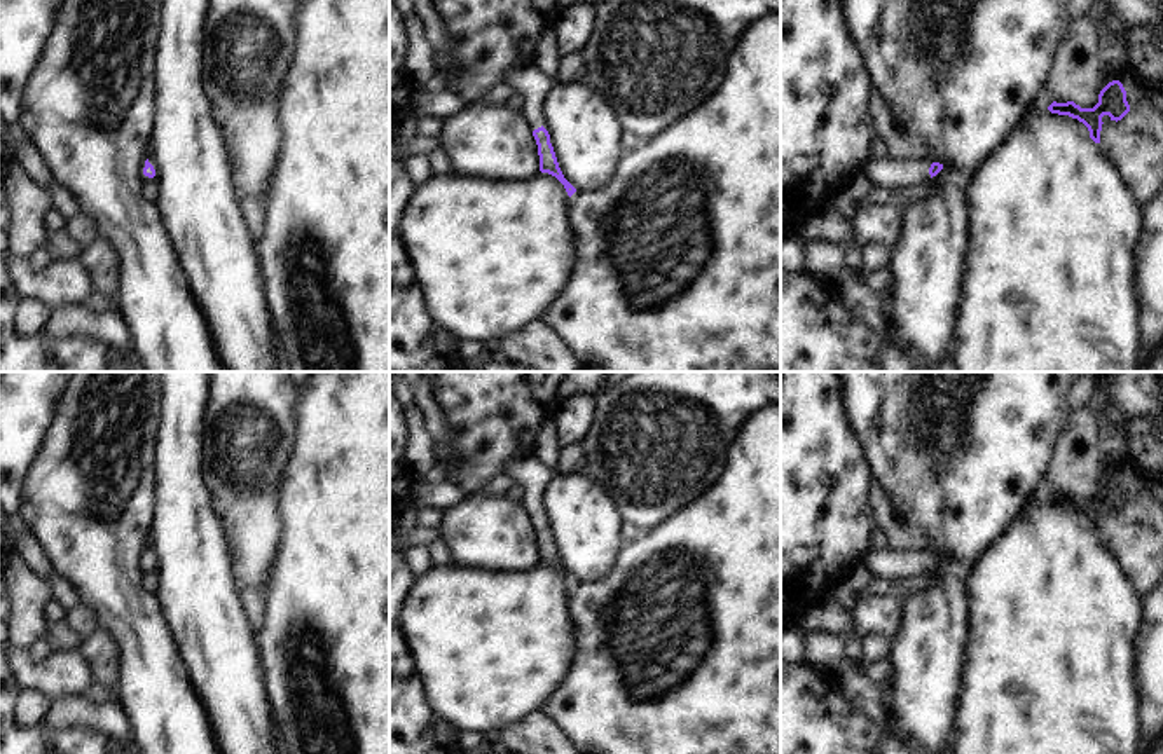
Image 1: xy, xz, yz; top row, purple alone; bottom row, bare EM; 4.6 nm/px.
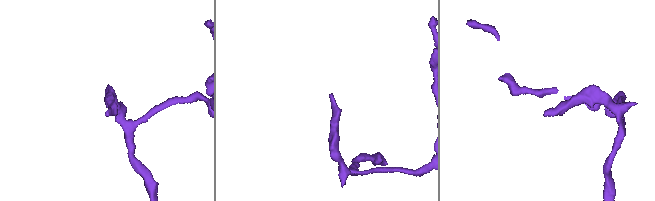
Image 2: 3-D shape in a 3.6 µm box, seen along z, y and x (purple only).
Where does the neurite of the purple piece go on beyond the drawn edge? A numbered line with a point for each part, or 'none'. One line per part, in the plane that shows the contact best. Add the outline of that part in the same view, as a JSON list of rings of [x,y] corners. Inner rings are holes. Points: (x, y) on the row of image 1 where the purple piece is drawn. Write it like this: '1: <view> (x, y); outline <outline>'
1: yz (889, 173); outline [[[871,159],[866,166],[866,173],[877,187],[889,190],[899,190],[931,180],[927,159]]]

